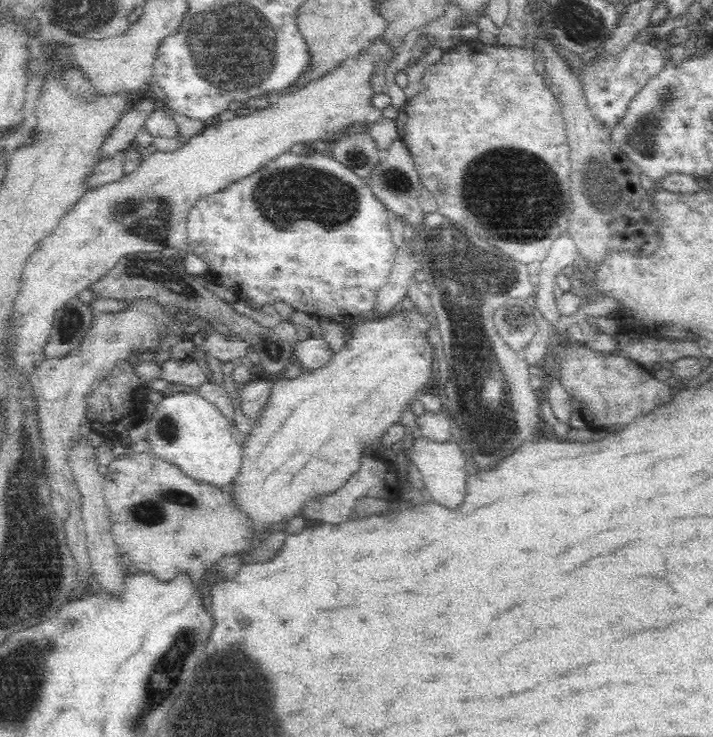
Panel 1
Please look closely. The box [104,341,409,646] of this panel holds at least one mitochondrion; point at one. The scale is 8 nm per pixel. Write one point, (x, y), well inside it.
(156, 510)

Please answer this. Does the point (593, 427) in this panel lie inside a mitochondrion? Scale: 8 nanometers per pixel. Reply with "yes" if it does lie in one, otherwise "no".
no

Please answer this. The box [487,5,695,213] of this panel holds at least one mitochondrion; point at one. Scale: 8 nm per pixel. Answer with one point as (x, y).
(644, 133)

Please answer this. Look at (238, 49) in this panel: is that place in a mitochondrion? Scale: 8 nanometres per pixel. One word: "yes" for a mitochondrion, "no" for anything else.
yes

